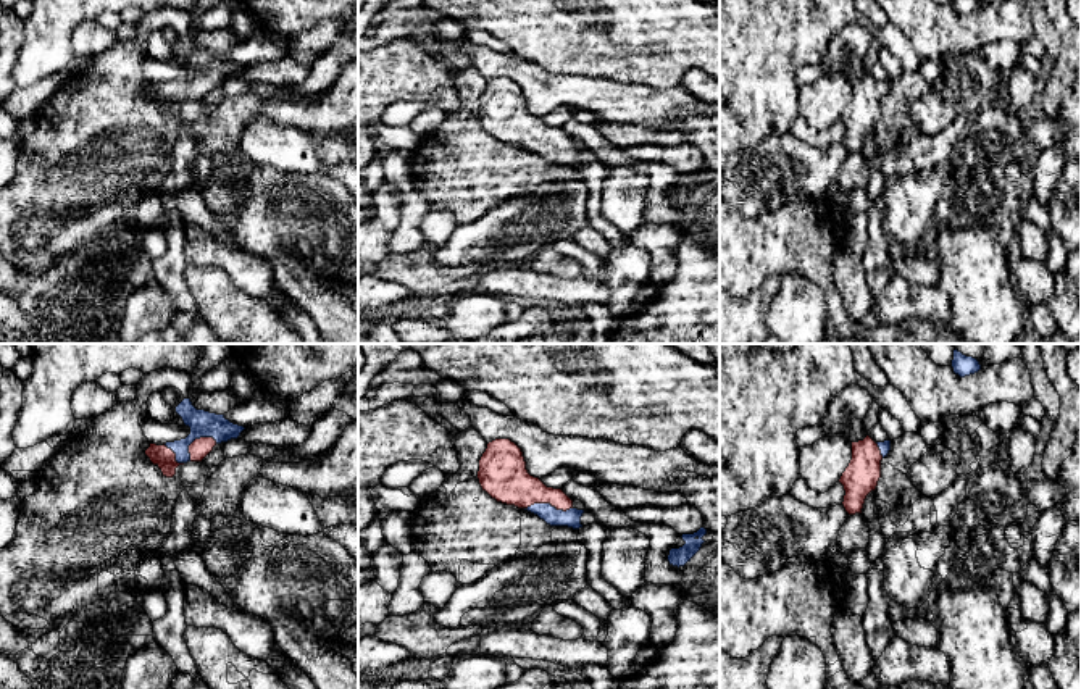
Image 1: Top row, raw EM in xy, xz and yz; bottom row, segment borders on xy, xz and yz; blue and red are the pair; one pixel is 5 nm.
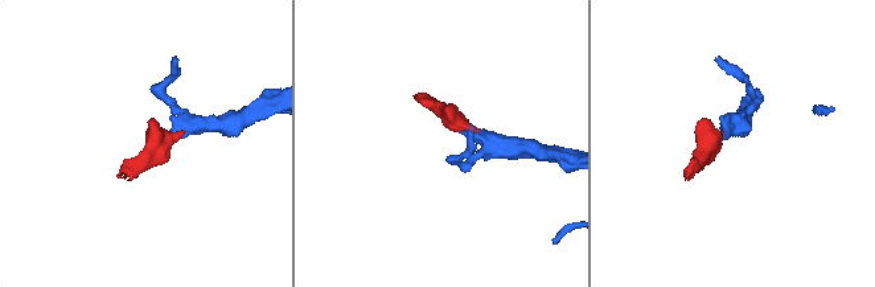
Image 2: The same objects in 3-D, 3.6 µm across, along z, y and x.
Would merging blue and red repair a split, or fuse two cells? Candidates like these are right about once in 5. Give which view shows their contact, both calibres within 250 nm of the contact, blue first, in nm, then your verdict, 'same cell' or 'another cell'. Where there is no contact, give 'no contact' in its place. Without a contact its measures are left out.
xz | 90/220 nm | same cell

